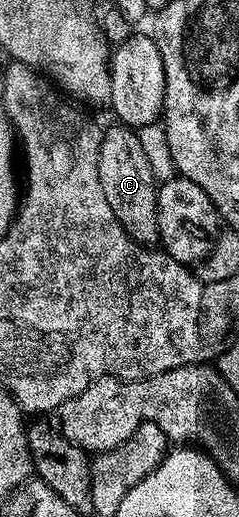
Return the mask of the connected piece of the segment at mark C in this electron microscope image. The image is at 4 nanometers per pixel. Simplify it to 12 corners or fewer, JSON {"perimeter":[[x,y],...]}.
{"perimeter":[[134,128],[103,129],[101,191],[124,231],[159,241],[157,178]]}

